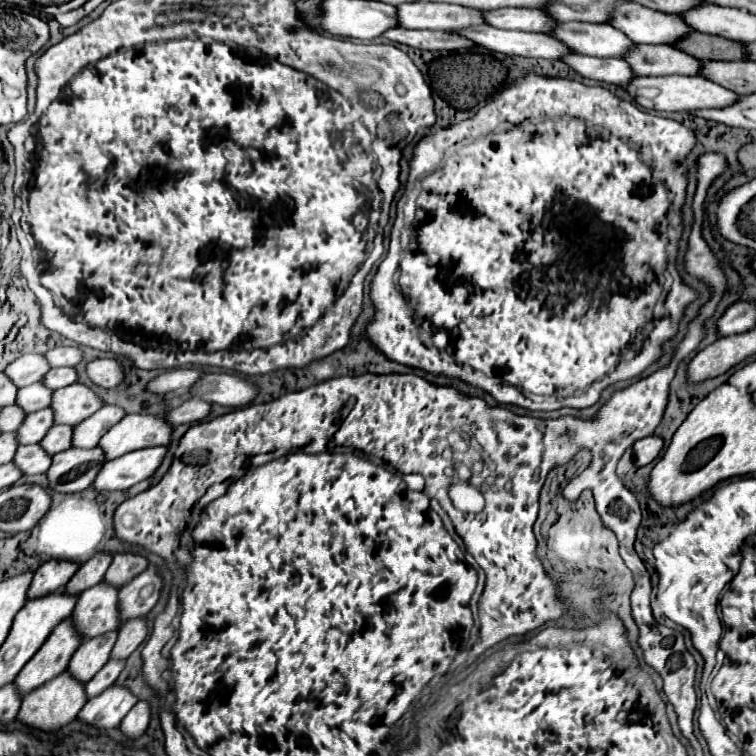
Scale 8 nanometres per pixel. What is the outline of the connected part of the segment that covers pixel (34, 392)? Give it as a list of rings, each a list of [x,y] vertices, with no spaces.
[[[37,382],[33,386],[27,386],[27,388],[21,388],[19,390],[19,396],[17,396],[17,404],[29,414],[29,412],[35,412],[35,410],[41,410],[45,406],[51,404],[51,390],[45,388],[43,382]]]

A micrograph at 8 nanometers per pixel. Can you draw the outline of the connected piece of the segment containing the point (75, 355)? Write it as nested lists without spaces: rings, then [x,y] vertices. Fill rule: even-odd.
[[[73,346],[53,348],[53,350],[45,352],[45,356],[47,356],[47,360],[53,368],[57,368],[57,366],[77,366],[83,360],[83,352],[79,348],[73,348]]]

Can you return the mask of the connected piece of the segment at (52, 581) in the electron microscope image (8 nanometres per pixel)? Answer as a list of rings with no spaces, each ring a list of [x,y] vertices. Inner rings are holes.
[[[49,560],[35,570],[35,578],[29,588],[29,598],[39,598],[59,588],[71,580],[71,576],[79,570],[79,564],[71,564],[67,560]]]

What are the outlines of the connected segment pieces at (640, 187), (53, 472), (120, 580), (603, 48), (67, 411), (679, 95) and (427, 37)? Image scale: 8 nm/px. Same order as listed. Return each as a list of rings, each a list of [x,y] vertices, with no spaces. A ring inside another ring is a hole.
[[[529,72],[529,74],[523,74],[523,76],[519,76],[519,78],[517,78],[517,80],[513,80],[513,82],[511,82],[511,84],[507,86],[507,88],[503,88],[503,90],[501,90],[499,94],[495,94],[495,96],[493,96],[493,98],[491,98],[491,100],[489,100],[489,102],[487,102],[487,104],[485,104],[483,108],[479,108],[479,112],[475,112],[475,114],[473,114],[473,116],[471,116],[469,120],[463,120],[463,122],[457,122],[457,124],[449,124],[447,128],[441,128],[441,130],[431,130],[431,132],[429,132],[427,136],[423,136],[423,138],[421,138],[421,140],[417,142],[417,146],[413,148],[413,158],[409,160],[409,182],[419,182],[419,184],[421,184],[421,192],[419,192],[419,196],[417,196],[417,200],[415,200],[415,202],[417,202],[417,208],[419,208],[419,210],[423,210],[423,218],[421,218],[421,220],[417,222],[417,226],[415,226],[415,230],[413,230],[413,242],[415,242],[415,248],[413,248],[413,250],[409,250],[409,248],[407,248],[407,250],[403,252],[403,258],[400,257],[400,254],[402,252],[401,237],[402,237],[402,232],[405,229],[405,223],[404,221],[401,221],[399,223],[397,223],[396,221],[392,227],[391,241],[390,241],[388,253],[385,259],[380,263],[377,272],[373,276],[373,282],[371,282],[371,304],[373,304],[373,308],[375,308],[375,314],[373,314],[373,318],[371,318],[369,322],[367,322],[367,326],[365,326],[365,340],[367,340],[367,342],[369,342],[369,344],[371,344],[371,346],[373,346],[373,348],[375,348],[377,352],[381,352],[381,354],[383,354],[383,356],[385,356],[387,360],[391,360],[391,362],[397,362],[397,364],[403,364],[403,374],[408,374],[412,372],[410,368],[417,368],[418,371],[415,371],[415,374],[417,374],[418,376],[423,377],[428,381],[432,382],[433,384],[439,386],[449,386],[449,385],[453,386],[456,389],[458,389],[462,394],[471,397],[478,396],[482,398],[482,390],[483,390],[483,392],[487,392],[487,394],[484,394],[483,398],[489,405],[490,405],[490,395],[488,394],[491,394],[491,396],[495,398],[495,402],[497,402],[497,404],[515,404],[508,407],[518,415],[522,415],[522,416],[527,415],[527,416],[540,418],[540,419],[557,419],[563,415],[570,414],[573,417],[583,419],[583,416],[585,416],[585,410],[587,410],[587,408],[600,409],[601,406],[604,403],[606,403],[607,400],[611,397],[612,393],[625,389],[635,381],[638,381],[641,378],[645,378],[651,375],[658,368],[664,367],[669,363],[673,353],[676,350],[677,345],[681,342],[681,340],[686,334],[687,331],[686,328],[688,323],[694,318],[694,316],[696,315],[697,311],[701,306],[701,303],[699,303],[698,300],[703,300],[703,298],[706,298],[706,291],[709,292],[710,294],[710,288],[708,285],[706,285],[702,280],[690,276],[689,274],[687,274],[686,271],[684,272],[683,269],[684,265],[682,261],[683,256],[685,255],[685,252],[688,248],[688,238],[690,235],[691,225],[693,224],[693,213],[691,210],[691,204],[697,186],[697,180],[696,180],[697,159],[701,155],[701,154],[695,154],[695,144],[697,144],[697,136],[695,136],[695,132],[693,132],[691,128],[687,128],[687,126],[683,126],[683,124],[679,124],[679,122],[675,122],[675,120],[669,120],[669,118],[661,118],[661,116],[653,116],[653,114],[649,114],[649,112],[641,112],[641,110],[639,110],[639,108],[637,108],[635,104],[631,104],[631,102],[627,102],[627,100],[623,100],[623,98],[619,98],[619,96],[615,96],[615,94],[613,94],[611,90],[607,90],[607,88],[603,88],[603,86],[585,86],[583,82],[577,82],[577,80],[567,80],[567,78],[559,78],[559,76],[539,76],[539,74],[535,74],[535,72]],[[643,164],[647,164],[647,166],[651,168],[652,176],[651,174],[641,174],[641,166],[643,166]],[[673,200],[675,200],[675,206],[677,206],[677,208],[681,208],[682,210],[682,207],[684,206],[683,226],[681,221],[682,220],[681,210],[679,210],[679,212],[669,212],[669,208],[671,208],[671,204],[673,204]],[[593,222],[601,222],[601,224],[605,224],[605,226],[611,226],[611,228],[615,228],[615,230],[613,230],[613,238],[587,238],[587,236],[589,236],[589,230],[591,230],[591,224],[593,224]],[[599,240],[625,240],[625,246],[629,248],[629,252],[599,252]],[[676,258],[678,261],[682,261],[682,268],[677,268],[679,273],[675,268]],[[579,264],[581,264],[581,268],[583,268],[583,266],[587,266],[587,272],[589,272],[589,270],[593,268],[593,270],[591,270],[591,274],[589,274],[589,276],[587,276],[587,278],[585,278],[583,282],[579,282],[579,280],[575,278],[575,276],[579,274]],[[398,268],[399,268],[399,278],[397,278],[397,284],[395,284],[394,274],[397,272]],[[665,270],[667,274],[671,274],[671,276],[673,277],[673,284],[671,285],[670,291],[667,293],[666,299],[663,302],[663,306],[665,308],[665,315],[662,316],[658,316],[655,314],[653,315],[653,308],[655,308],[655,304],[657,304],[657,302],[660,302],[661,304],[661,300],[665,298],[665,288],[663,288],[663,282],[665,282]],[[649,322],[651,322],[651,324],[653,325],[653,330],[649,332],[647,338],[645,338],[645,336],[643,336],[643,328],[645,328],[645,326],[647,326]],[[423,334],[427,334],[427,336],[429,336],[429,342],[431,342],[431,346],[433,346],[433,348],[425,344],[425,338],[423,338]],[[525,394],[535,394],[535,396],[539,394],[539,396],[545,396],[547,400],[549,400],[551,396],[557,396],[557,398],[559,398],[559,396],[567,396],[567,398],[563,398],[563,400],[559,400],[561,404],[558,403],[545,404],[545,400],[541,402],[541,404],[537,404],[537,402],[533,402],[533,400],[529,400],[529,398],[527,398]]]
[[[69,448],[65,452],[59,452],[53,456],[53,464],[47,472],[49,476],[49,488],[55,492],[81,492],[87,490],[95,476],[99,474],[99,468],[103,468],[103,448]]]
[[[119,552],[113,556],[113,562],[105,574],[105,580],[115,586],[125,586],[131,582],[137,574],[141,574],[147,568],[149,560],[141,554],[131,554],[131,552]]]
[[[563,22],[557,26],[553,36],[579,54],[599,58],[623,58],[631,52],[631,48],[635,48],[633,40],[627,40],[623,32],[611,28],[609,24]]]
[[[71,384],[67,388],[59,388],[53,392],[53,412],[55,412],[55,424],[79,424],[79,420],[85,420],[87,416],[93,416],[99,408],[103,408],[105,402],[85,384]]]
[[[639,76],[639,80],[633,80],[627,86],[627,92],[647,110],[659,110],[659,112],[695,112],[695,110],[709,110],[709,108],[727,108],[735,102],[739,102],[739,94],[731,92],[729,88],[723,88],[721,84],[715,84],[701,76]]]
[[[393,28],[383,34],[391,42],[407,44],[421,50],[463,50],[463,48],[477,48],[469,40],[463,40],[459,34],[447,34],[437,30],[409,30],[409,28]]]

